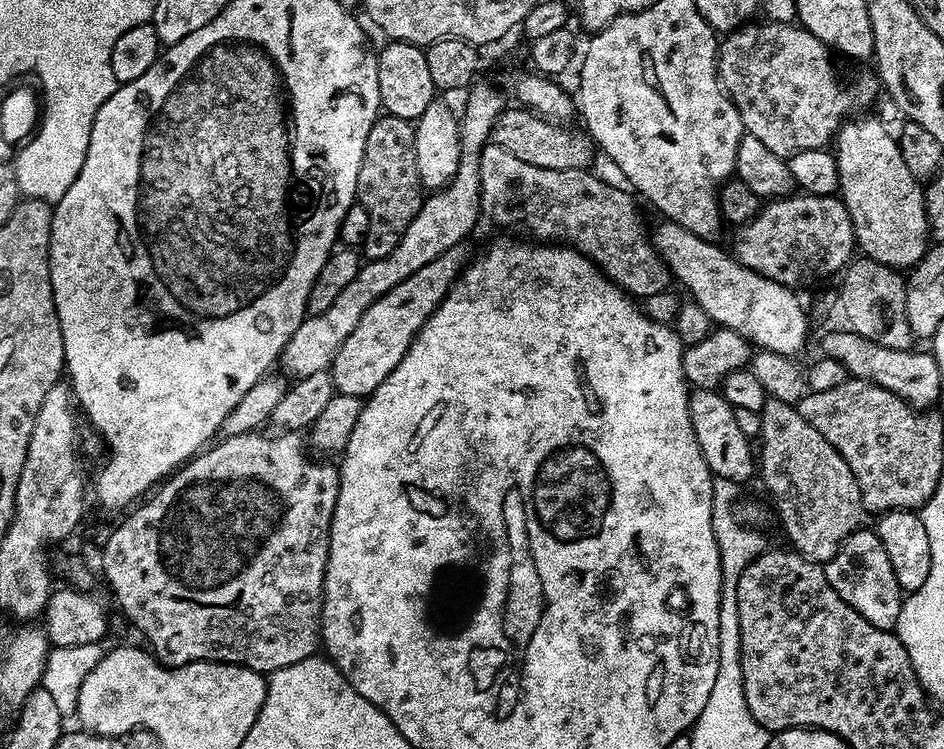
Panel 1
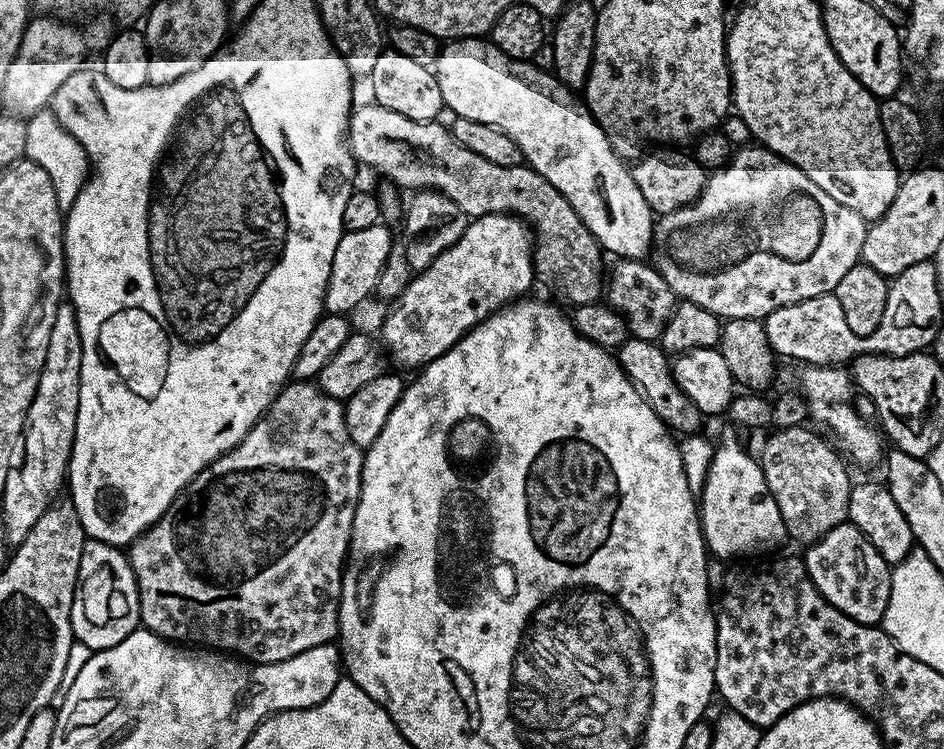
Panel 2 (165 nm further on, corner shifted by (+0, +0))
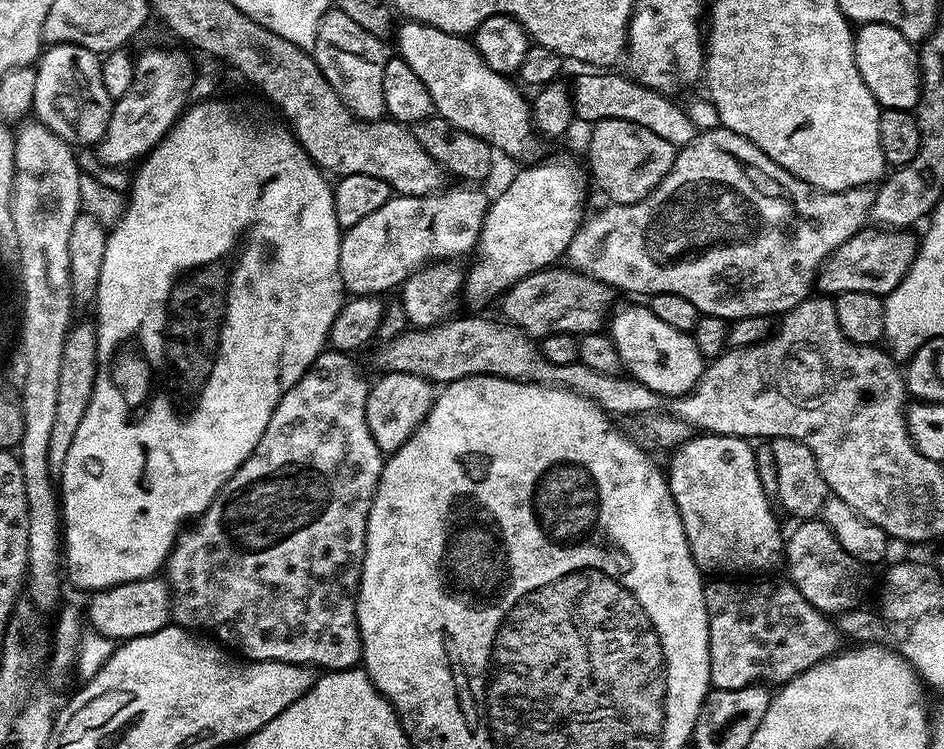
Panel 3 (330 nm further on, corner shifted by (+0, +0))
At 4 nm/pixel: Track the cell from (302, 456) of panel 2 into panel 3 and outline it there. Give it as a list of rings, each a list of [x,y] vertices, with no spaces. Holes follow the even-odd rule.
[[[321,352],[301,380],[280,399],[278,406],[272,411],[266,434],[262,434],[250,458],[246,458],[239,470],[228,477],[208,509],[177,536],[172,553],[168,555],[166,579],[172,590],[172,620],[179,627],[199,630],[227,646],[233,653],[249,660],[281,660],[287,664],[307,664],[313,669],[330,672],[355,668],[361,663],[362,642],[356,621],[356,592],[360,588],[360,575],[364,565],[368,515],[374,502],[374,494],[378,490],[386,456],[380,452],[367,425],[369,381],[364,381],[359,366],[352,359],[347,352]]]

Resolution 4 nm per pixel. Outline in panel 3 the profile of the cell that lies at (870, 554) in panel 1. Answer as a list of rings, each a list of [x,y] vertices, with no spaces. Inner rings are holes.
[[[821,519],[801,521],[785,541],[787,577],[799,593],[812,606],[827,616],[838,616],[855,611],[870,590],[867,565],[854,558],[841,544]]]

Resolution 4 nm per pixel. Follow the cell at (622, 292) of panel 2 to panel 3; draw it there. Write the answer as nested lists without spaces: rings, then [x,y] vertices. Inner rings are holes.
[[[571,266],[560,267],[544,268],[541,272],[522,278],[509,288],[499,301],[500,308],[504,311],[503,319],[533,338],[601,331],[614,308],[614,289]]]

